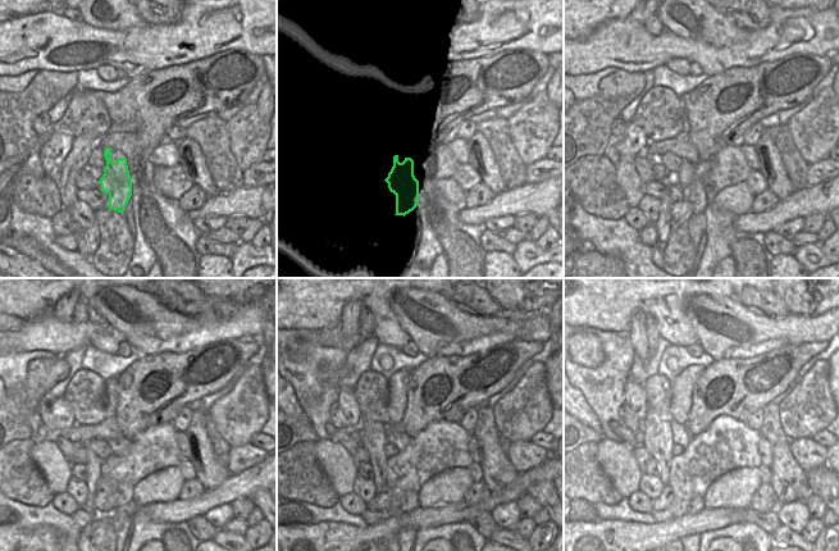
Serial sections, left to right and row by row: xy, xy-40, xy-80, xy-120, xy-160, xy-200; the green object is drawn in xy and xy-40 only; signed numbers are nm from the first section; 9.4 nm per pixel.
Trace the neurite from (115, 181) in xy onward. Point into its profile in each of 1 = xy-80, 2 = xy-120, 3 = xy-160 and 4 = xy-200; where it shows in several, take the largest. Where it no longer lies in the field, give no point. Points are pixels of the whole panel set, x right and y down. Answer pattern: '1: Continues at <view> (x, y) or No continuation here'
1: Continues at xy-80 (693, 190)
2: Continues at xy-120 (121, 495)
3: Continues at xy-160 (410, 501)
4: Continues at xy-200 (696, 505).

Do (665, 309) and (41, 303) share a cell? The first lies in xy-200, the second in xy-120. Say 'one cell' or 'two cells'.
one cell

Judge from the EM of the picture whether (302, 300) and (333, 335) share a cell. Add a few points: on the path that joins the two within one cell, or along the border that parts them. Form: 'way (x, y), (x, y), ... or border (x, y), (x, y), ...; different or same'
border (341, 322), (318, 331); different

